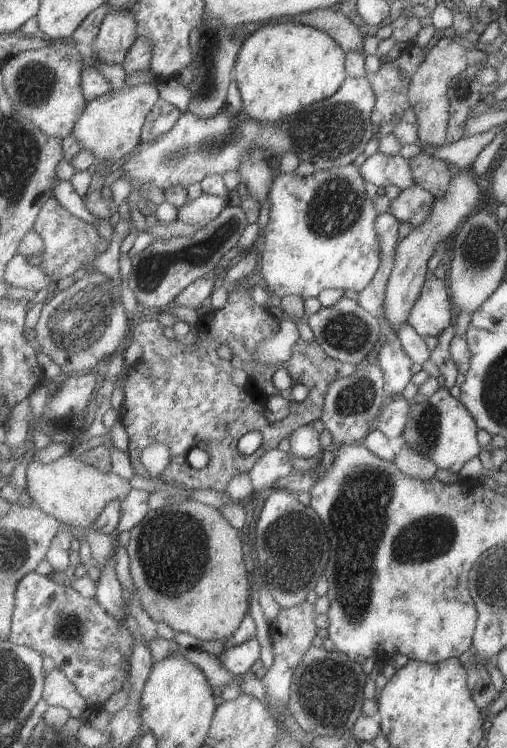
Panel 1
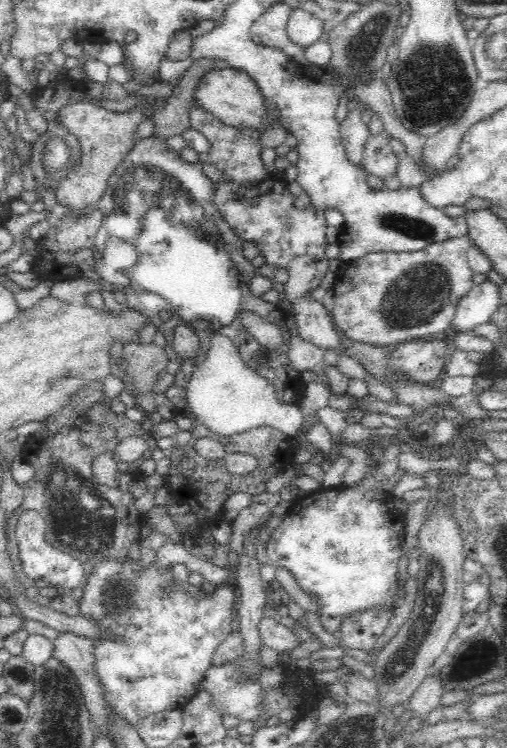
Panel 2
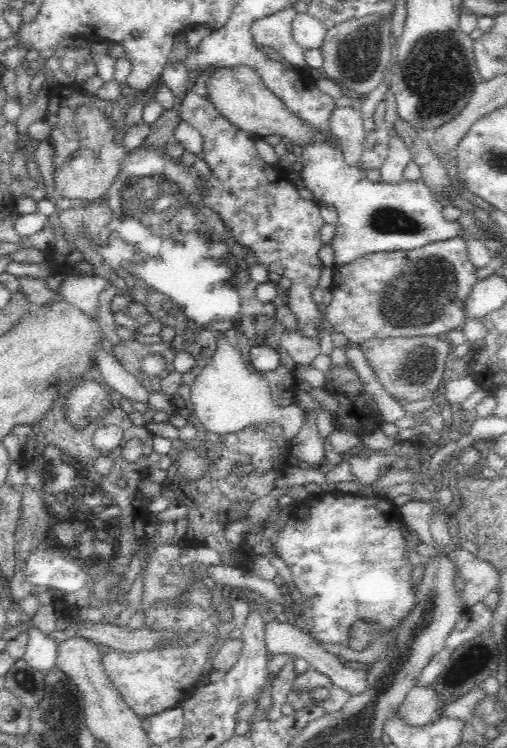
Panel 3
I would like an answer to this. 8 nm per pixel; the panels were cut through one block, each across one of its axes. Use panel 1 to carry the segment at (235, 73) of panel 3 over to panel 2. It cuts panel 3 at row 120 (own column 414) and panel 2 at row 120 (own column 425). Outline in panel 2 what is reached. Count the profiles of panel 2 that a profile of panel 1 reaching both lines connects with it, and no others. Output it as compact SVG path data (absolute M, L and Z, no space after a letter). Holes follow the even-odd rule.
M226 67L226 68L214 68L212 70L209 70L206 74L204 74L204 76L202 76L202 78L197 82L197 87L195 88L195 92L193 94L193 102L195 102L195 104L197 104L197 106L199 106L199 108L201 108L204 112L209 112L212 116L214 116L214 118L218 119L220 122L223 122L224 124L228 124L232 127L258 127L258 129L260 130L264 130L268 125L271 125L271 122L276 119L276 121L280 121L281 124L281 120L279 120L279 115L278 112L276 111L276 107L272 105L272 103L270 101L268 101L266 98L263 98L263 96L258 92L258 89L256 88L256 85L254 84L253 80L250 80L250 77L243 71L243 70L236 70L235 68L232 67Z

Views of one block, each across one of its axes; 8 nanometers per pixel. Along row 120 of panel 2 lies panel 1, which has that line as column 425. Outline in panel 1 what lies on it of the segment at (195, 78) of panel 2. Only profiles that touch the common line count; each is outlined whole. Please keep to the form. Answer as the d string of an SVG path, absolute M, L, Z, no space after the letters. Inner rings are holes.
M423 151L407 160L415 185L432 194L435 199L446 194L452 171L446 162L433 158Z

